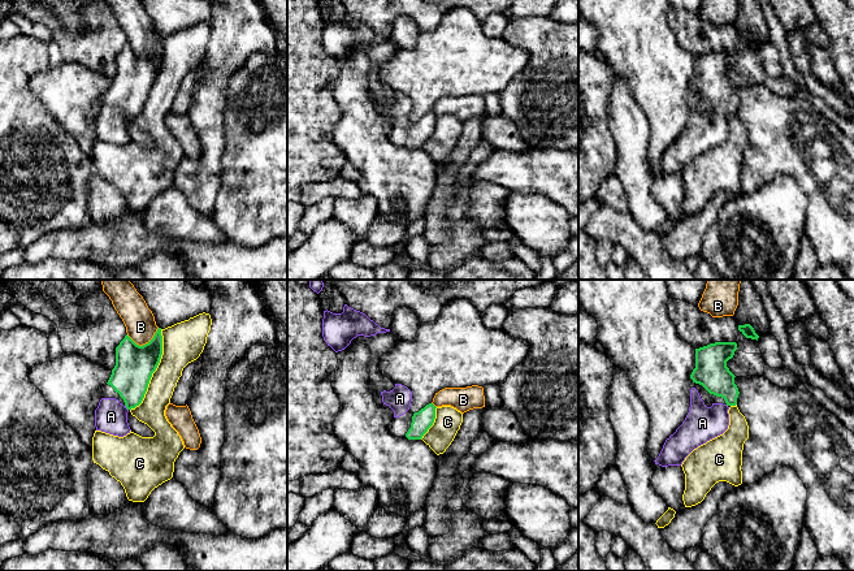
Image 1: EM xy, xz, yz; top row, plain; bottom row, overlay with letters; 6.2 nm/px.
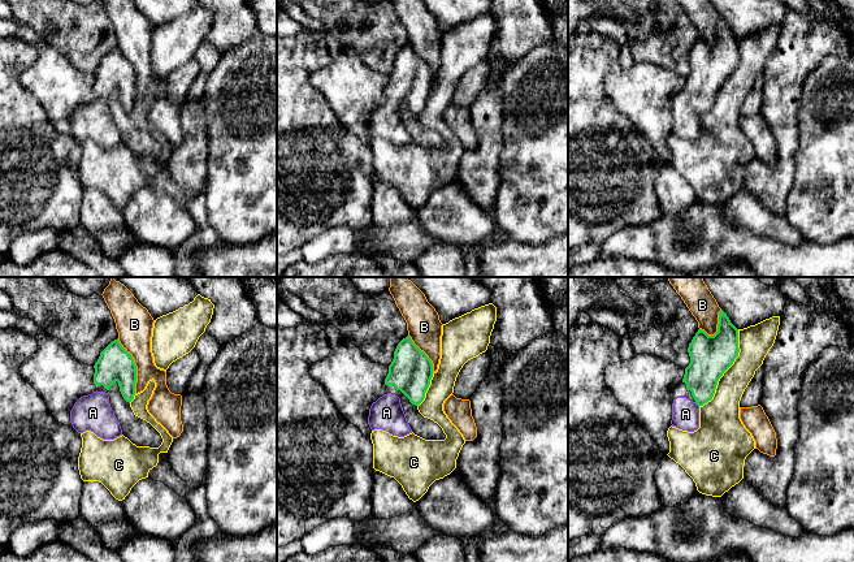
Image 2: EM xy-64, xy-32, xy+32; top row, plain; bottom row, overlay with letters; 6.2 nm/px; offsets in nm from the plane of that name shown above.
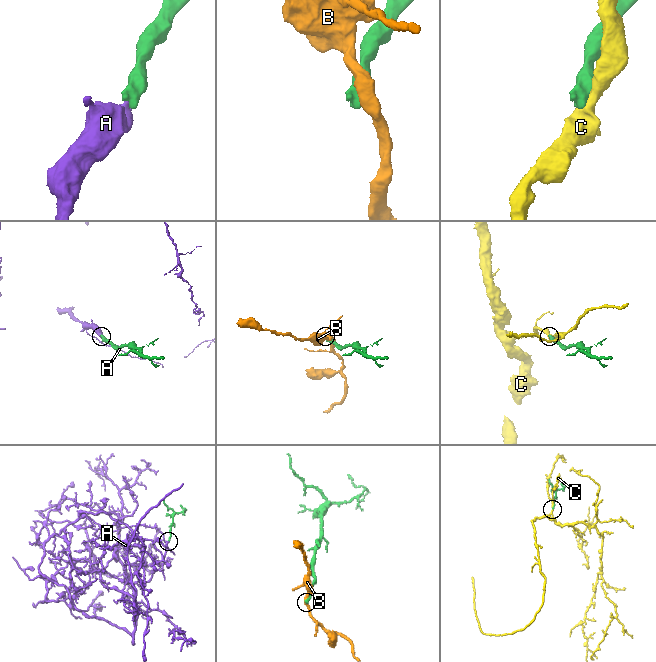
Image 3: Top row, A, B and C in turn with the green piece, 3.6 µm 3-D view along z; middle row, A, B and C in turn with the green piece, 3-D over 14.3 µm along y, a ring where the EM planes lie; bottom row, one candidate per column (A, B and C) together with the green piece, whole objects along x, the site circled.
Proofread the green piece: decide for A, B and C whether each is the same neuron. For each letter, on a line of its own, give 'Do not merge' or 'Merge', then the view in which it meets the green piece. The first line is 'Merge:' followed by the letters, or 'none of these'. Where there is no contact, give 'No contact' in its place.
Merge: A
A: Merge. Touches green in xy
B: Do not merge. Touches green in xy
C: Do not merge. Touches green in xy

